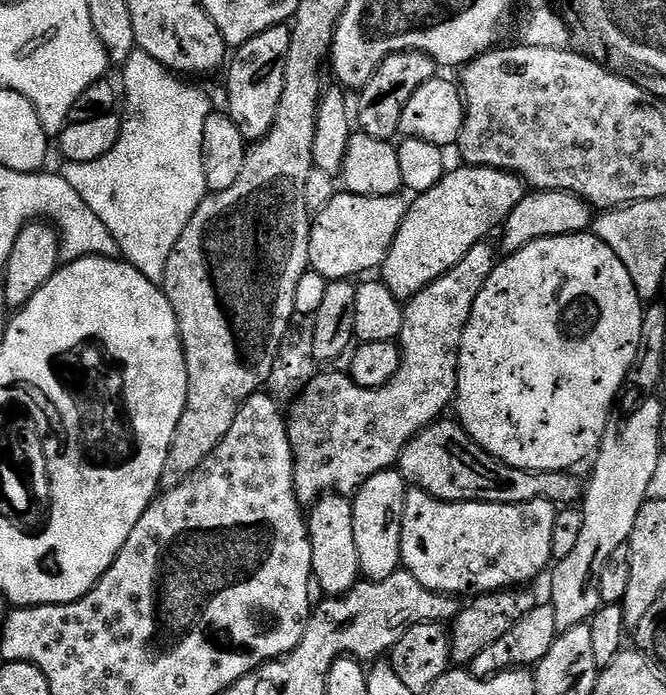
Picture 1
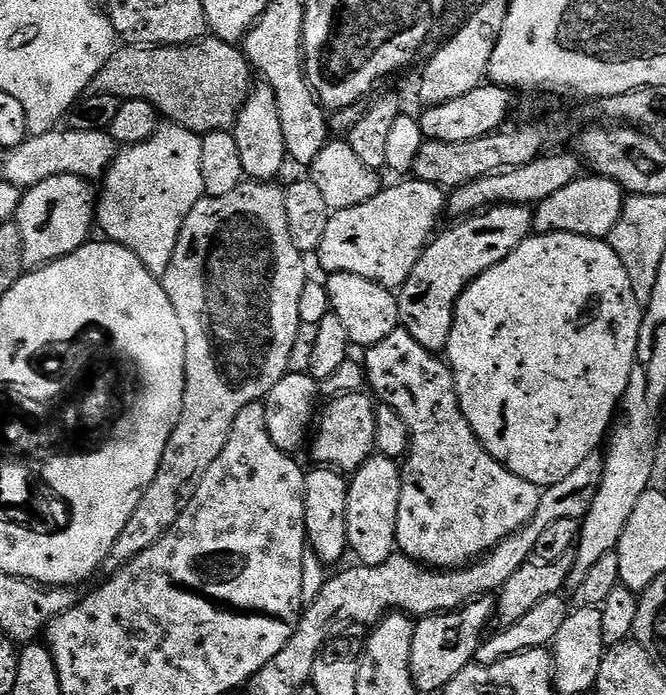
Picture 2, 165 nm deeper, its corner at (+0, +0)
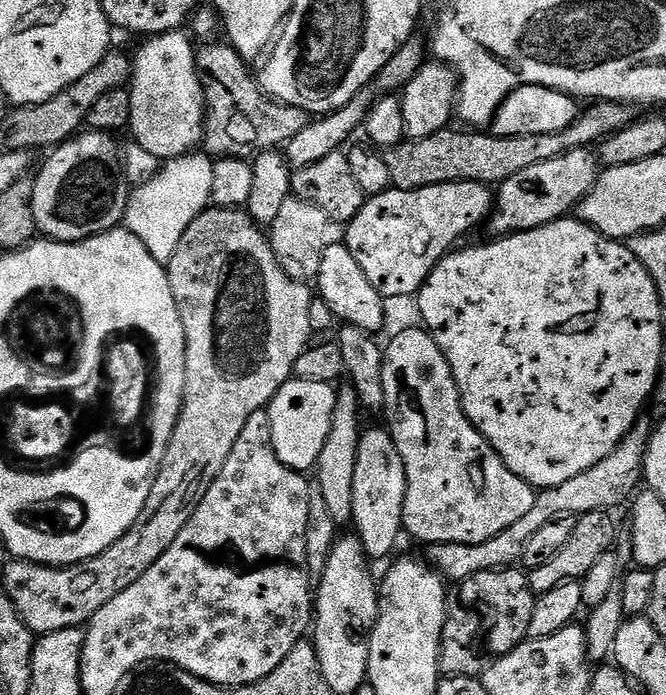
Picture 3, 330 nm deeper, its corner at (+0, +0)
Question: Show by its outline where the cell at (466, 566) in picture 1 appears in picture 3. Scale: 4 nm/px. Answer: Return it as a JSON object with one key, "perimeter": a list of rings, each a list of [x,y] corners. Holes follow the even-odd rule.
{"perimeter":[[[417,326],[417,328],[404,328],[389,344],[386,344],[384,348],[384,365],[382,366],[382,390],[384,391],[382,412],[388,415],[386,427],[392,433],[392,441],[398,450],[398,454],[402,454],[402,466],[406,470],[403,531],[407,535],[409,532],[414,539],[421,540],[424,546],[433,544],[481,544],[498,534],[502,534],[502,530],[506,530],[506,526],[514,526],[514,522],[518,522],[518,518],[526,518],[526,513],[529,512],[530,506],[534,506],[536,501],[537,489],[533,488],[531,484],[527,484],[518,474],[511,472],[504,465],[500,455],[487,444],[484,437],[470,423],[468,416],[464,413],[464,403],[460,401],[460,391],[450,370],[450,362],[446,362],[438,342],[434,342],[431,332],[420,326]]]}

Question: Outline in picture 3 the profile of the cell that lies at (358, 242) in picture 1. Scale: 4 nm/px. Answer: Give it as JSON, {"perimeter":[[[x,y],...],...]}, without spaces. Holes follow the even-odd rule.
{"perimeter":[[[478,182],[435,184],[409,192],[391,187],[382,194],[365,199],[360,213],[346,226],[346,243],[358,266],[362,266],[362,274],[370,278],[370,286],[374,286],[380,296],[389,301],[400,300],[403,296],[415,297],[436,265],[461,243],[459,240],[483,220],[485,223],[493,206],[493,189]]]}

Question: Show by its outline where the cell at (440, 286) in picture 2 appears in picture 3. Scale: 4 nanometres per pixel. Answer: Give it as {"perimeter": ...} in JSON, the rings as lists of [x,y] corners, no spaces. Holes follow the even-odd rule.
{"perimeter":[[[586,147],[570,150],[570,154],[538,162],[538,166],[530,166],[522,170],[522,174],[514,174],[514,178],[499,185],[494,196],[490,224],[492,222],[495,235],[503,238],[514,232],[529,232],[565,219],[595,186],[601,171],[602,165],[597,153],[591,147]]]}

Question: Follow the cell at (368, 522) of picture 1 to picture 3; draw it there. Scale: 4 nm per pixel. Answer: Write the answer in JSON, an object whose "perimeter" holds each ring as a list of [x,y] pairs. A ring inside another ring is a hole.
{"perimeter":[[[387,427],[372,428],[363,433],[358,446],[358,462],[354,462],[354,514],[352,524],[355,535],[359,536],[364,554],[369,558],[388,556],[396,548],[402,537],[404,526],[404,499],[406,498],[406,470],[402,466],[402,454],[392,441],[392,433]]]}

